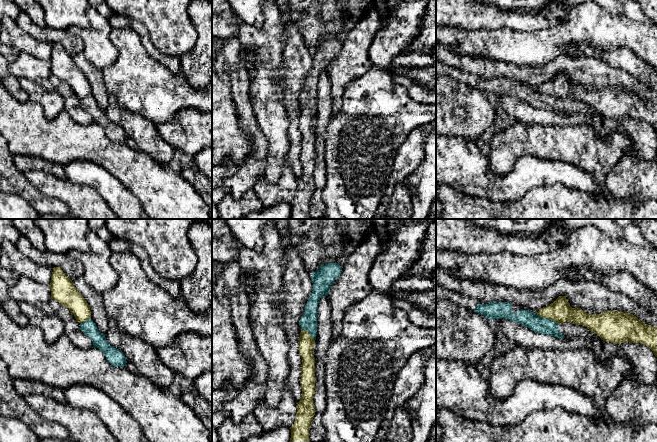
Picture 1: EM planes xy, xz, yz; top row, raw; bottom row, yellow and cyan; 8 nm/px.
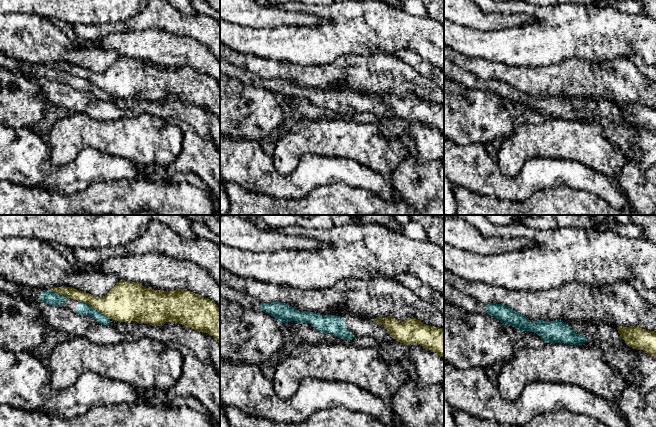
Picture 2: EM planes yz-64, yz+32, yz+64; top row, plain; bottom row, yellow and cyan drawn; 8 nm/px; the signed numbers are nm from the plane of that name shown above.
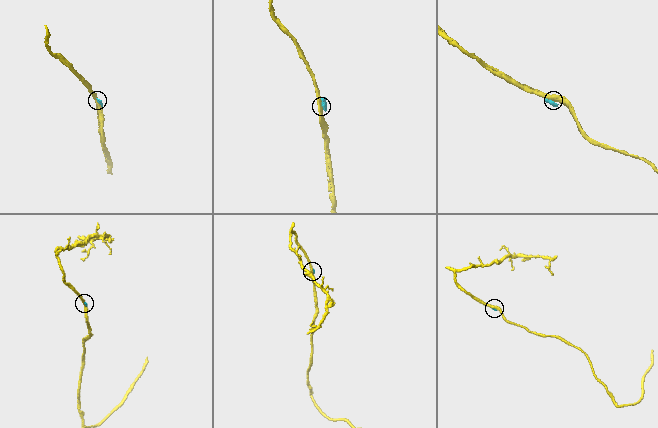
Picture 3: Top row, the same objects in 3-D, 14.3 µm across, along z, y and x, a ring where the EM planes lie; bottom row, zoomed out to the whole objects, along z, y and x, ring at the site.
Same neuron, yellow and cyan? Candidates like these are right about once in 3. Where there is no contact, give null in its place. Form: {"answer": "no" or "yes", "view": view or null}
{"answer": "no", "view": "yz"}

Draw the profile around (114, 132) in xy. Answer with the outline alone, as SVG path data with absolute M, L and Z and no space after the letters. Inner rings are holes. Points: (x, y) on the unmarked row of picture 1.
M88 95L80 100L81 107L87 111L93 118L93 123L100 125L107 137L113 142L124 143L126 140L126 133L122 127L111 122L102 110L92 95Z

